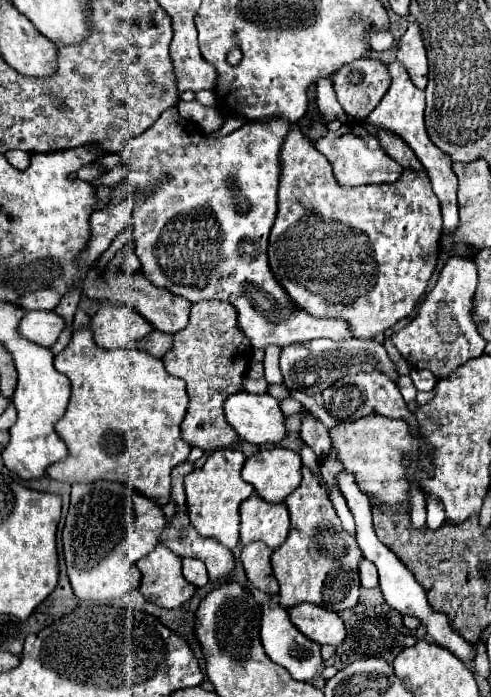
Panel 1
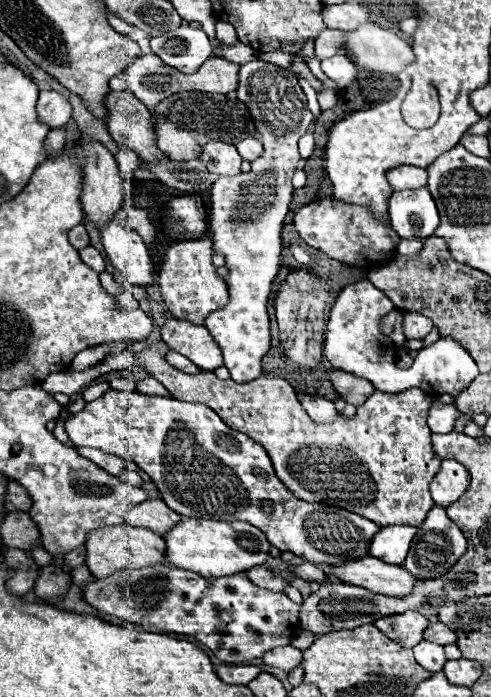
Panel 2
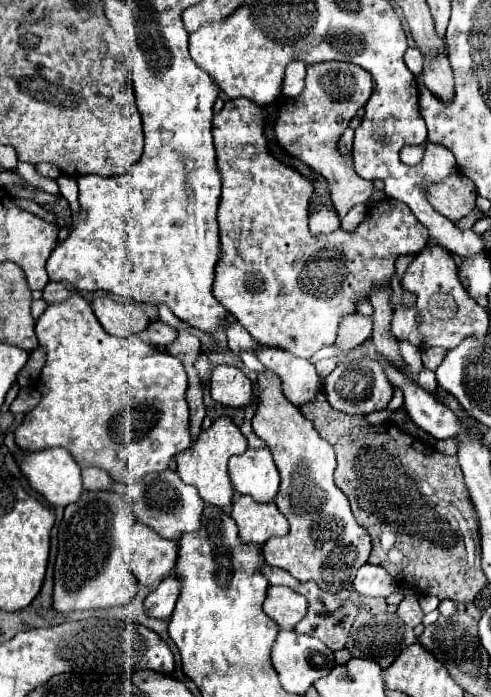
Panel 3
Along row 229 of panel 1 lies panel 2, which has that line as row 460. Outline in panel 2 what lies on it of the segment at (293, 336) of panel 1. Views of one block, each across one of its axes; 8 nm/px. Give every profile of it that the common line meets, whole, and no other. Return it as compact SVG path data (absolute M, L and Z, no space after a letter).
M108 390L98 400L88 402L82 412L68 418L64 428L76 446L98 448L108 454L134 460L152 478L152 482L162 494L162 500L170 508L174 508L178 514L210 516L210 518L222 518L222 520L246 520L254 524L256 528L260 528L272 546L280 550L288 550L314 564L330 566L330 564L342 564L342 560L358 560L358 556L368 556L370 540L374 538L374 532L378 532L380 528L374 522L354 514L354 520L350 520L350 524L354 524L354 528L362 532L362 540L354 544L354 552L326 552L326 548L322 548L322 532L318 532L318 528L322 528L322 520L326 520L326 512L330 512L330 506L298 500L278 480L274 466L270 458L266 456L266 450L258 442L250 440L246 434L228 428L204 404L190 404L190 402L180 402L176 398L146 396L138 392Z

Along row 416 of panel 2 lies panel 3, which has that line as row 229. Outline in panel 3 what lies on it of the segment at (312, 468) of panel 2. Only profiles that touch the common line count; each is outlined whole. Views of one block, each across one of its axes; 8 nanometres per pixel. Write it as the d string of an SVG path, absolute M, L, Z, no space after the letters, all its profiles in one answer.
M236 98L214 114L212 134L222 174L222 196L218 208L222 260L218 260L214 278L214 296L262 346L286 350L298 358L310 358L324 346L336 342L338 324L344 316L356 312L356 304L368 300L374 284L388 286L396 272L398 256L416 256L426 248L428 232L412 214L408 204L390 198L372 204L372 212L354 232L342 228L332 234L310 234L308 206L314 186L294 168L278 162L268 148L264 134L266 110L248 98Z

